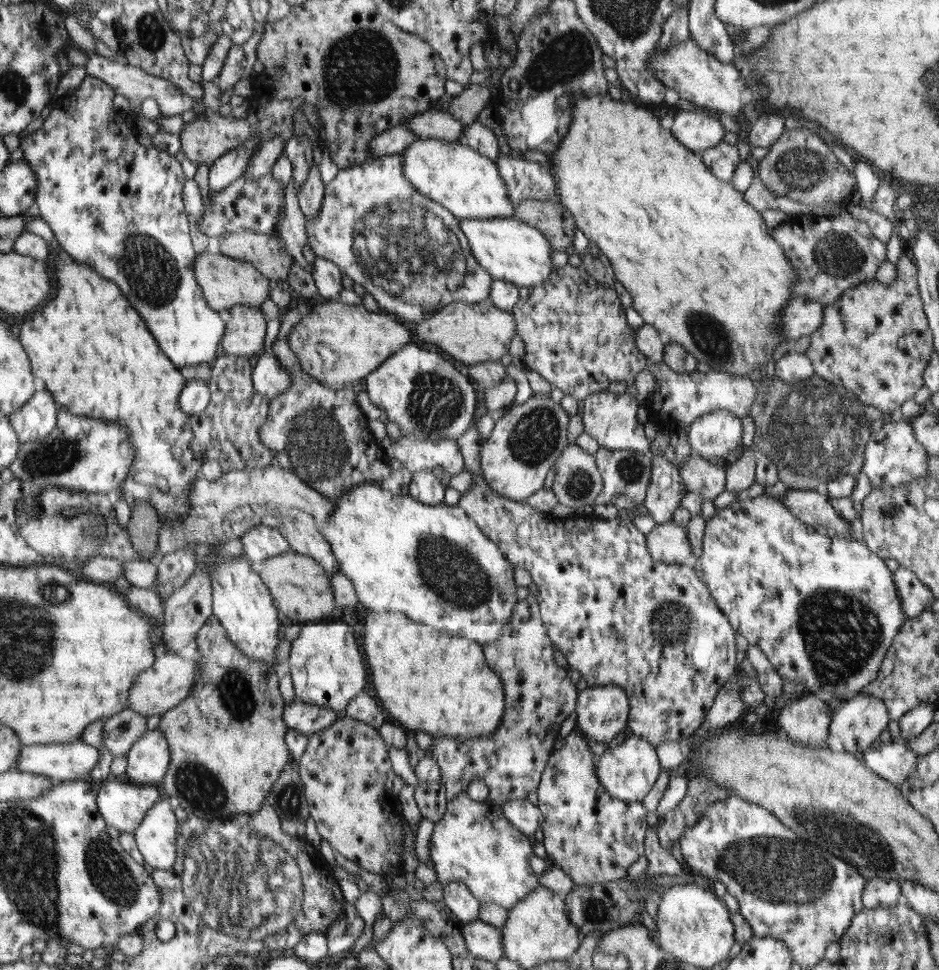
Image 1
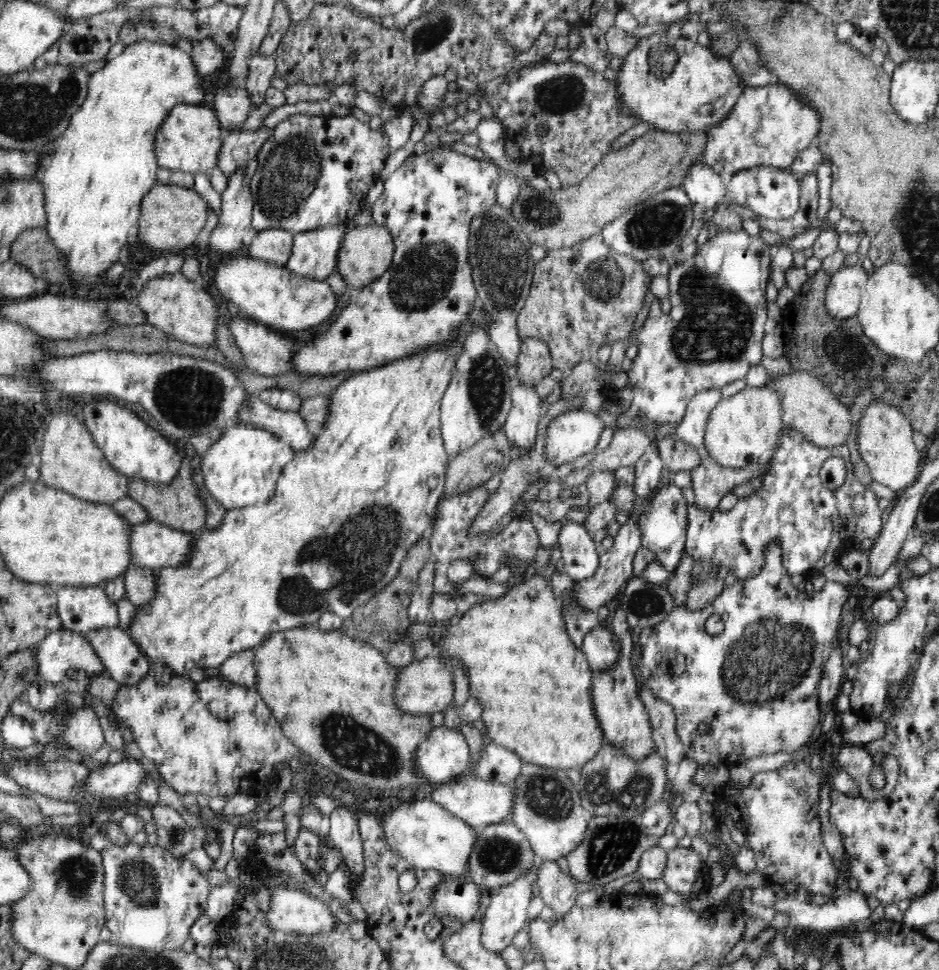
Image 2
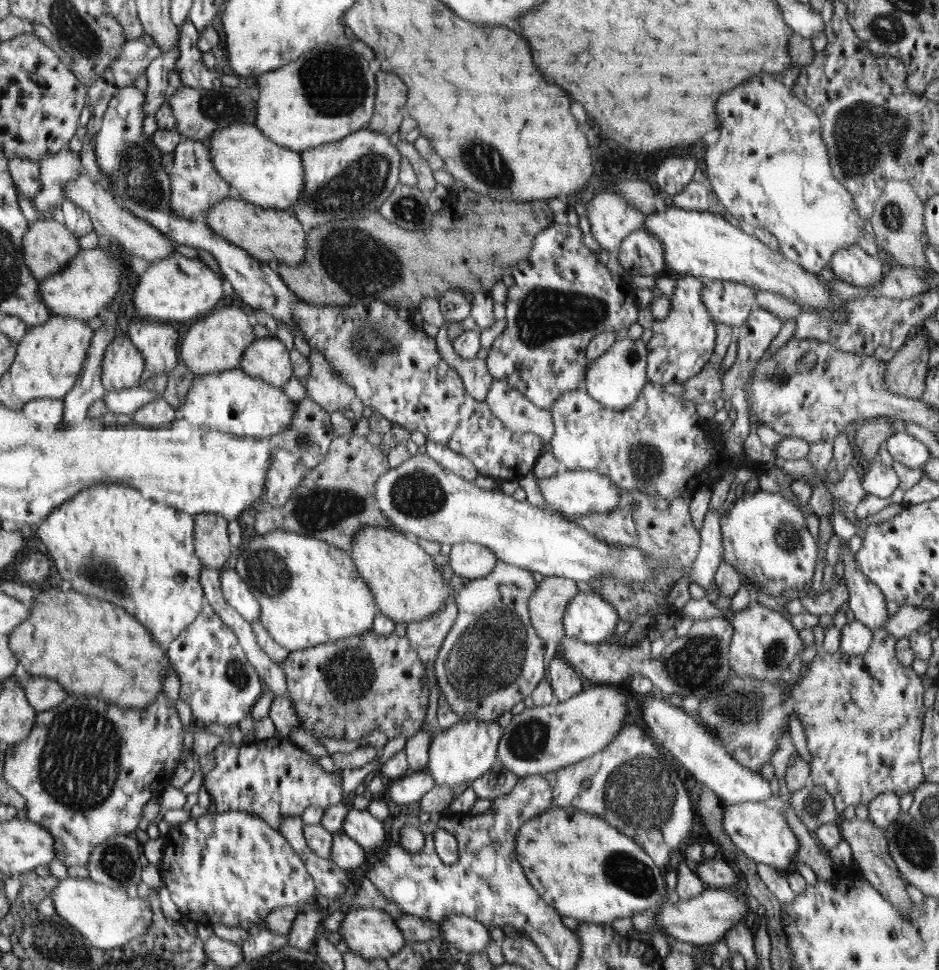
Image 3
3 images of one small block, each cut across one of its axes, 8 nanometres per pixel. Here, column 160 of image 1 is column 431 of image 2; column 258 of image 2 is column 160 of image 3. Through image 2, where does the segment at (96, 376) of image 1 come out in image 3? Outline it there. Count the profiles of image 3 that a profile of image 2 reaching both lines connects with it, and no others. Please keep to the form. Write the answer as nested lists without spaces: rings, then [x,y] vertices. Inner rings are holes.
[[[100,483],[52,511],[38,525],[38,538],[46,546],[60,576],[72,584],[72,590],[127,609],[136,620],[151,629],[160,646],[168,648],[202,614],[200,610],[203,610],[202,600],[206,594],[202,592],[204,566],[199,555],[194,554],[191,513],[172,509],[166,504],[159,505],[131,486]]]

